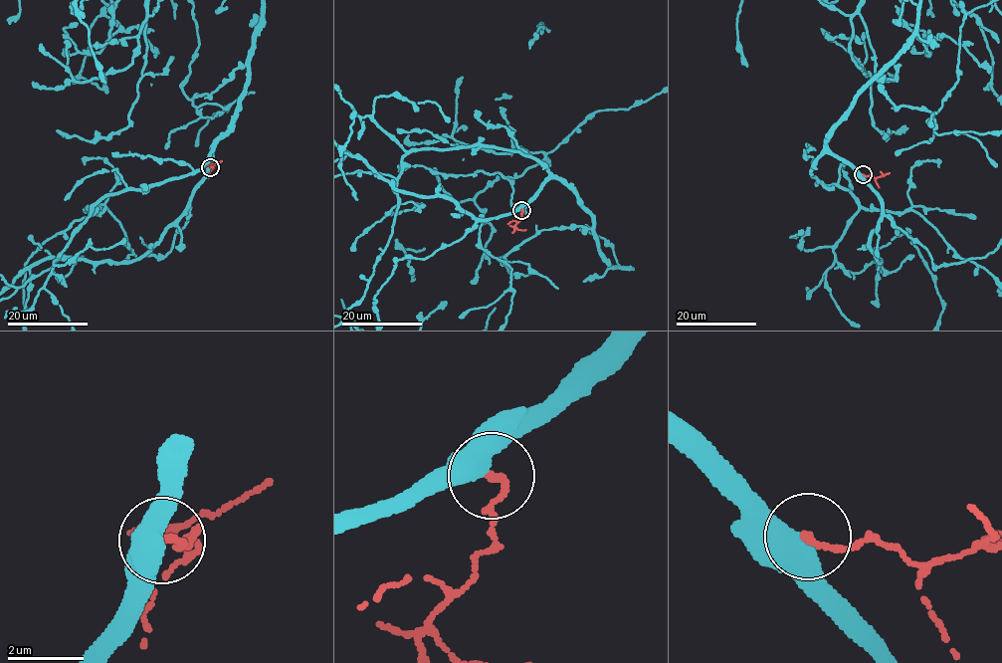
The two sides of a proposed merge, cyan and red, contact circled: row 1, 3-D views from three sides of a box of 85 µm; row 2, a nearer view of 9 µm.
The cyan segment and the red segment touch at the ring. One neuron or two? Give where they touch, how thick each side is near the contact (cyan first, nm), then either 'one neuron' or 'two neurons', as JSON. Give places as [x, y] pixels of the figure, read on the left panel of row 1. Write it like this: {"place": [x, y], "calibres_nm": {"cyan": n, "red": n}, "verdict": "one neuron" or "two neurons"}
{"place": [210, 167], "calibres_nm": {"cyan": 500, "red": 200}, "verdict": "two neurons"}

